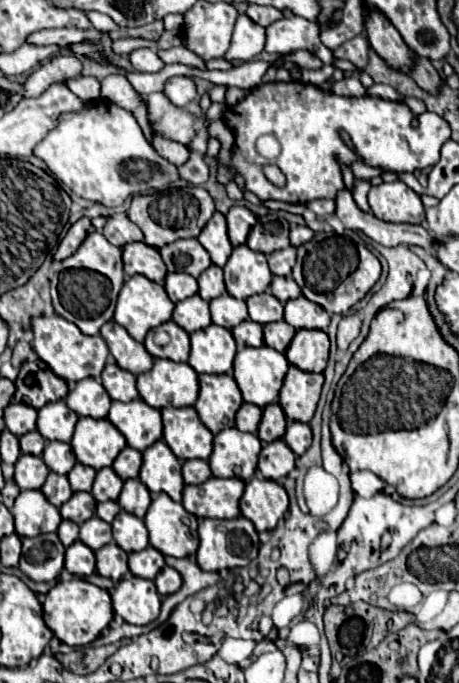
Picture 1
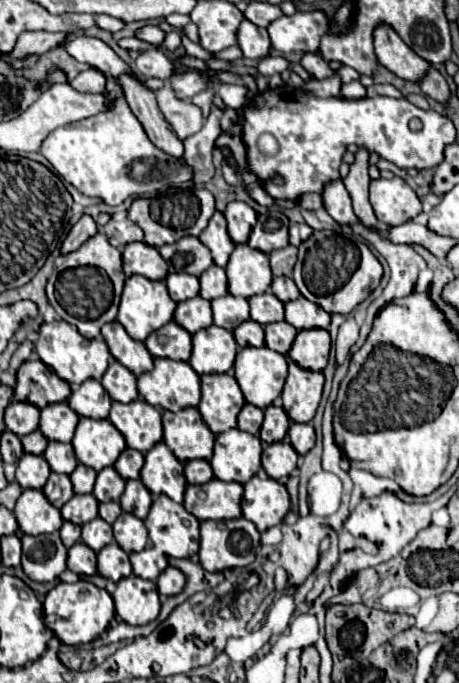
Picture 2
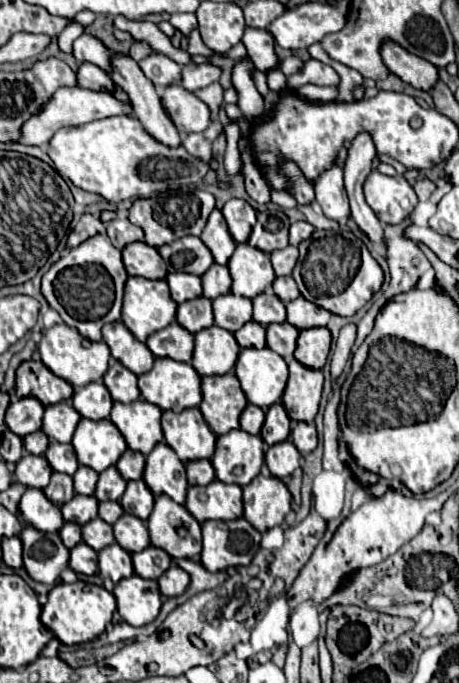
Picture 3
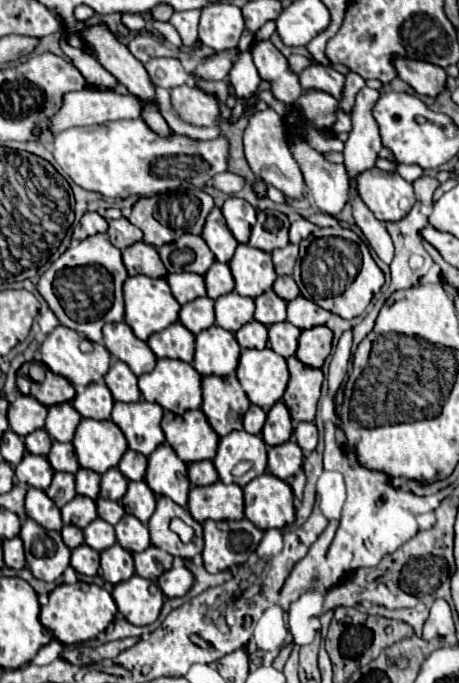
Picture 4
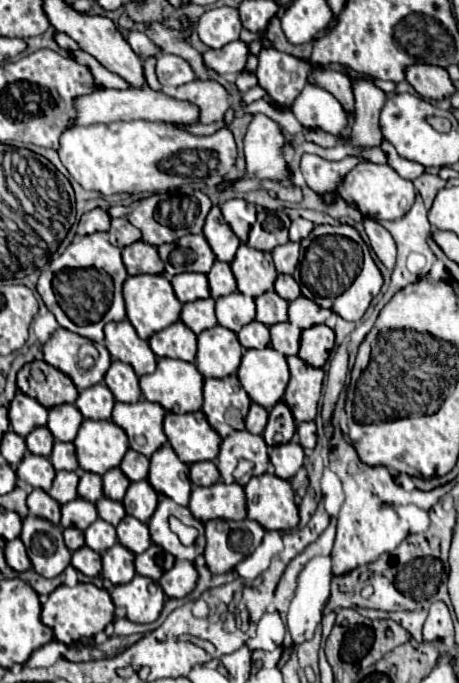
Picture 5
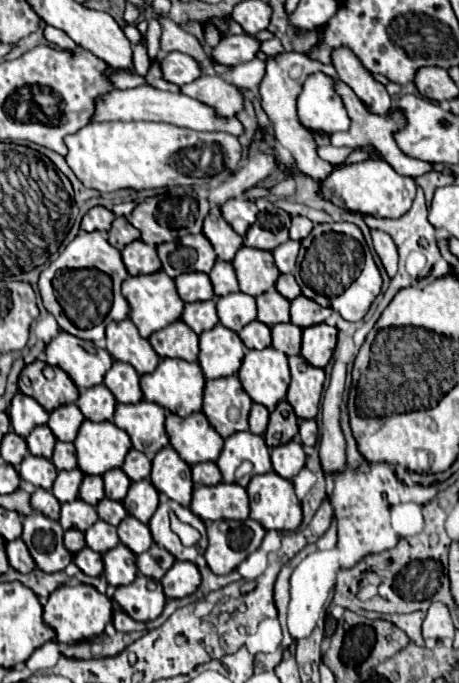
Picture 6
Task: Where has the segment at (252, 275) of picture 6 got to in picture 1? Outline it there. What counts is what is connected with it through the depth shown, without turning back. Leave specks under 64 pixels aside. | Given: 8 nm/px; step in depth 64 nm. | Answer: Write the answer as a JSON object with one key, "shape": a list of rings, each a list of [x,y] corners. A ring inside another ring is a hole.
{"shape":[[[246,244],[236,246],[224,266],[226,292],[232,298],[246,300],[248,296],[262,294],[272,282],[272,274],[264,254],[250,250]]]}

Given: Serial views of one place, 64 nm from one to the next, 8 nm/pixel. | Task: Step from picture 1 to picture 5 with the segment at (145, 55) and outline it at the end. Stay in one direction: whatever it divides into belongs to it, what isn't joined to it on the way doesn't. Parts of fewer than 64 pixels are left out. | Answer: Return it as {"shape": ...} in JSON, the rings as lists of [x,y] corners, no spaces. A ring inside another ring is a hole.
{"shape":[[[160,54],[156,58],[156,76],[158,82],[166,88],[178,88],[194,80],[194,72],[188,62],[174,54]]]}

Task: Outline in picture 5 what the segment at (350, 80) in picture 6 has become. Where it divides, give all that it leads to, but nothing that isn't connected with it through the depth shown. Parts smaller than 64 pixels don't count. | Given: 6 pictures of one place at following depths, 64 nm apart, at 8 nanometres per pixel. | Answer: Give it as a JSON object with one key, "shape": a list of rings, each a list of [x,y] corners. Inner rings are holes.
{"shape":[[[352,78],[352,90],[354,90],[354,114],[352,114],[352,130],[348,136],[348,144],[352,146],[380,146],[382,144],[382,132],[378,124],[378,110],[382,108],[382,102],[386,102],[386,94],[374,86],[368,78]]]}

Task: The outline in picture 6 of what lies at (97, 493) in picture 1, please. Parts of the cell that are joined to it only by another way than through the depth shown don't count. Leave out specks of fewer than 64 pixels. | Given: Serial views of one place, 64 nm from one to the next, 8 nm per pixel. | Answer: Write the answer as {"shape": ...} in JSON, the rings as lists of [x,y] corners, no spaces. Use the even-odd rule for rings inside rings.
{"shape":[[[114,468],[114,470],[108,470],[104,476],[104,492],[106,492],[106,498],[114,498],[114,500],[124,500],[126,492],[128,492],[128,486],[130,486],[130,478],[126,478],[126,474],[120,470],[120,468]]]}

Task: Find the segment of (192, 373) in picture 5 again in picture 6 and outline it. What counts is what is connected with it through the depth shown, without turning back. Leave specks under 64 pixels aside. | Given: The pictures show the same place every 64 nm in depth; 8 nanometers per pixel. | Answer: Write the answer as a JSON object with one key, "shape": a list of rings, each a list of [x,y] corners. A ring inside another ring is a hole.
{"shape":[[[162,358],[158,368],[152,374],[144,374],[140,378],[143,398],[146,398],[148,402],[160,404],[162,408],[166,408],[178,416],[190,416],[190,414],[202,410],[204,382],[206,382],[206,378],[196,362],[174,360],[174,358]]]}

